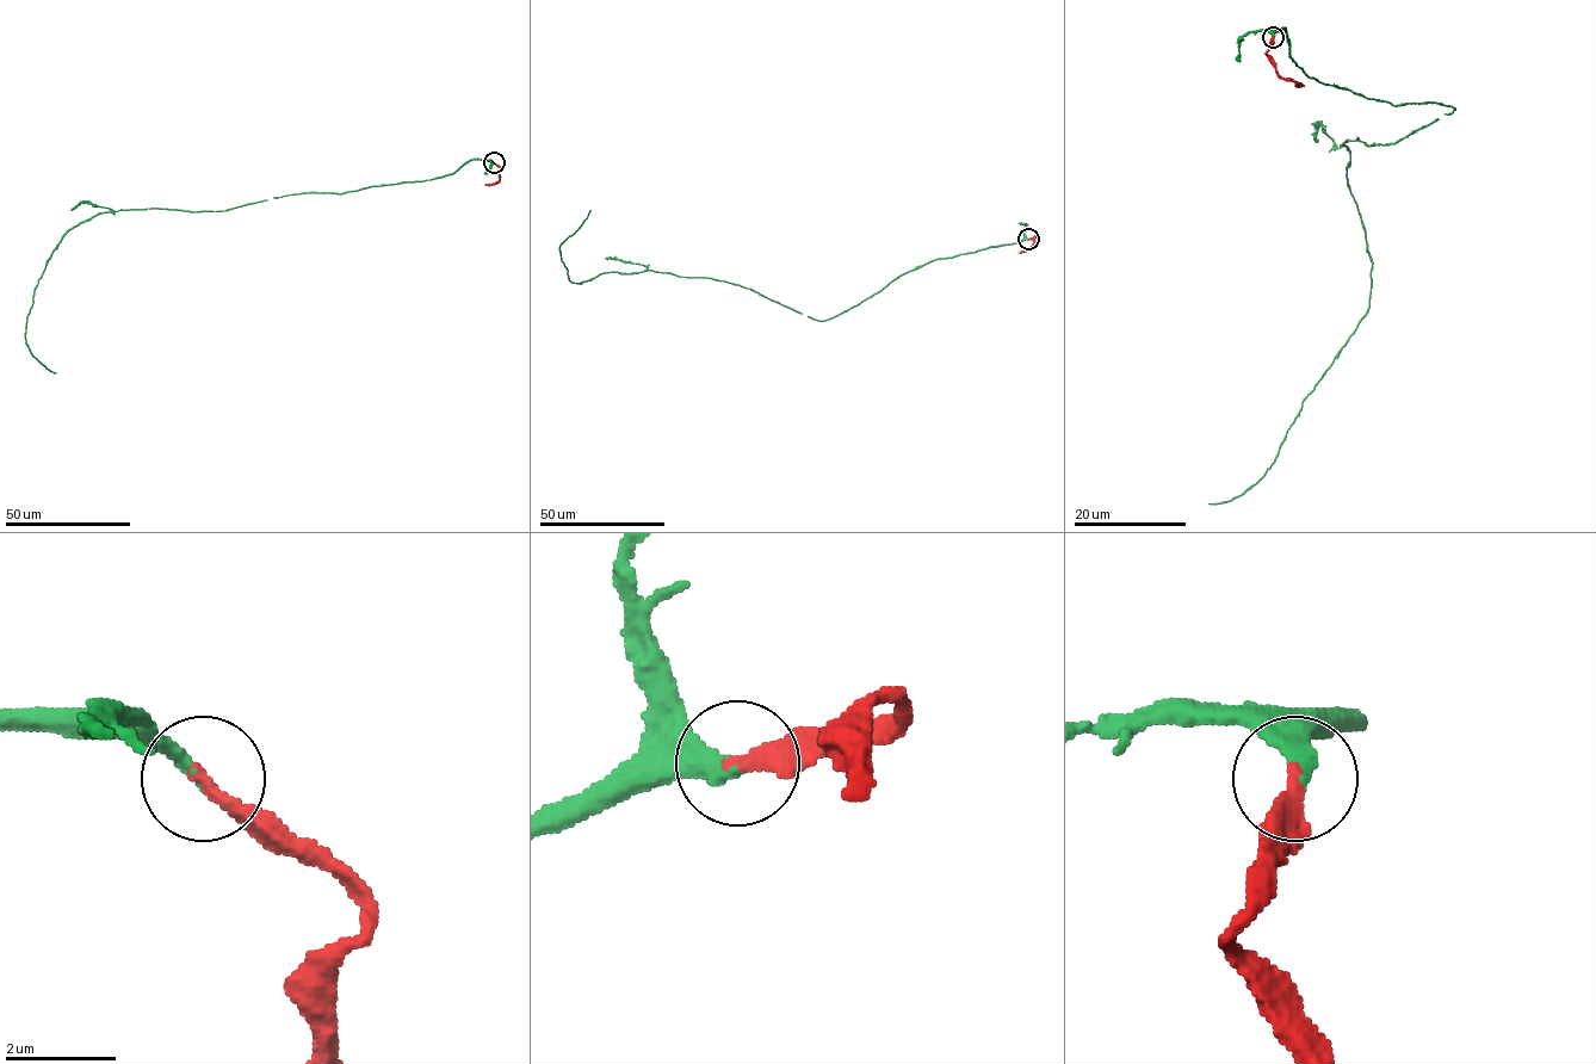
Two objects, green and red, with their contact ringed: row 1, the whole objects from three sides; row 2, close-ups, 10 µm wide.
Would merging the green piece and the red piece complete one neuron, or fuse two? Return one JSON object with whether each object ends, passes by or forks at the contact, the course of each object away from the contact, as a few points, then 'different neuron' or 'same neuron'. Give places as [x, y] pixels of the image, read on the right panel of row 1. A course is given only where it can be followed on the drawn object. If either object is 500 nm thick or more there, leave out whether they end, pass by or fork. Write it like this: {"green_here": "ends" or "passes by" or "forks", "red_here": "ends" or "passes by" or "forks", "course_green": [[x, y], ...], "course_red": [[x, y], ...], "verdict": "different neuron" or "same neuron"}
{"green_here": "ends", "red_here": "ends", "course_green": [[1272, 37], [1285, 30], [1319, 82], [1455, 109], [1390, 144], [1341, 146], [1369, 308], [1275, 462], [1208, 503]], "course_red": [[1272, 37], [1267, 57], [1276, 72], [1305, 86]], "verdict": "same neuron"}

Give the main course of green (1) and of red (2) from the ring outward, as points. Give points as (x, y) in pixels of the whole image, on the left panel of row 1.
1: (494, 162), (470, 160), (440, 178), (222, 211), (94, 215), (63, 235), (26, 316), (31, 353), (56, 372)
2: (494, 162), (501, 168), (500, 179), (484, 185)

